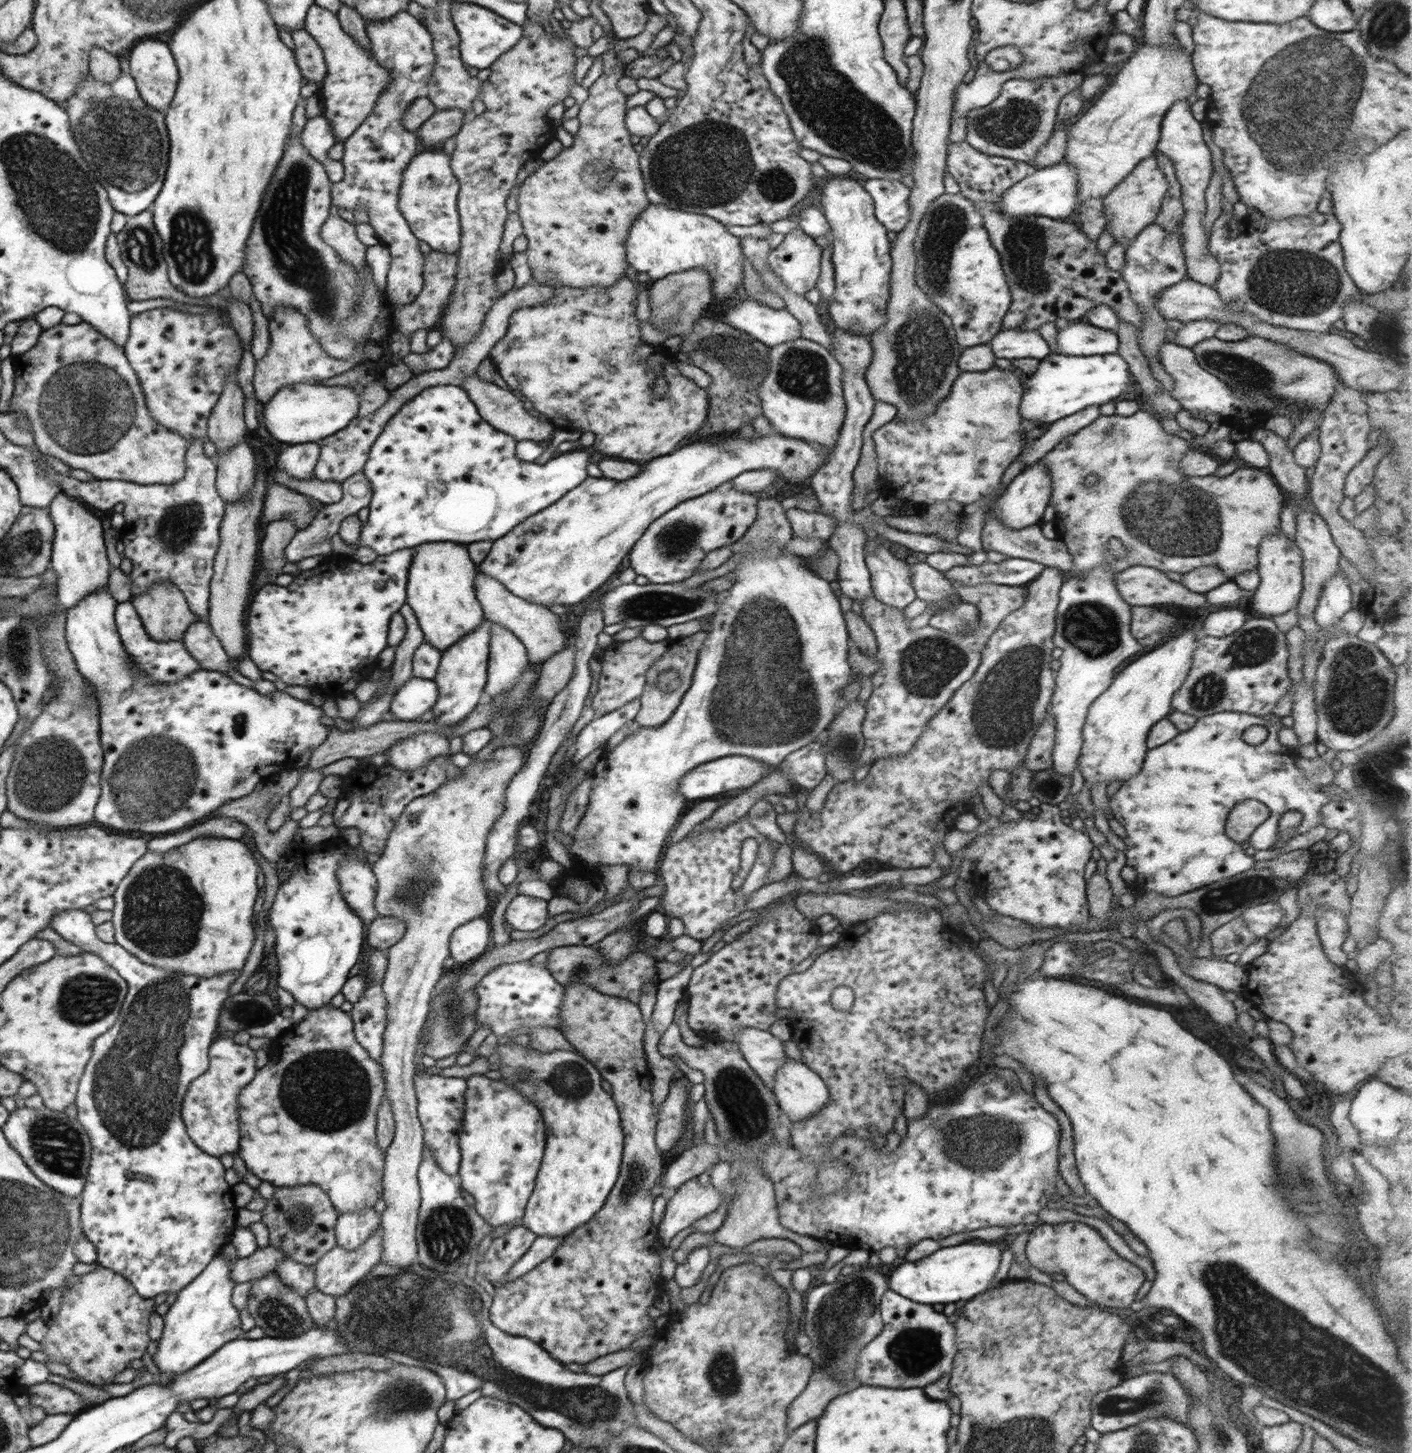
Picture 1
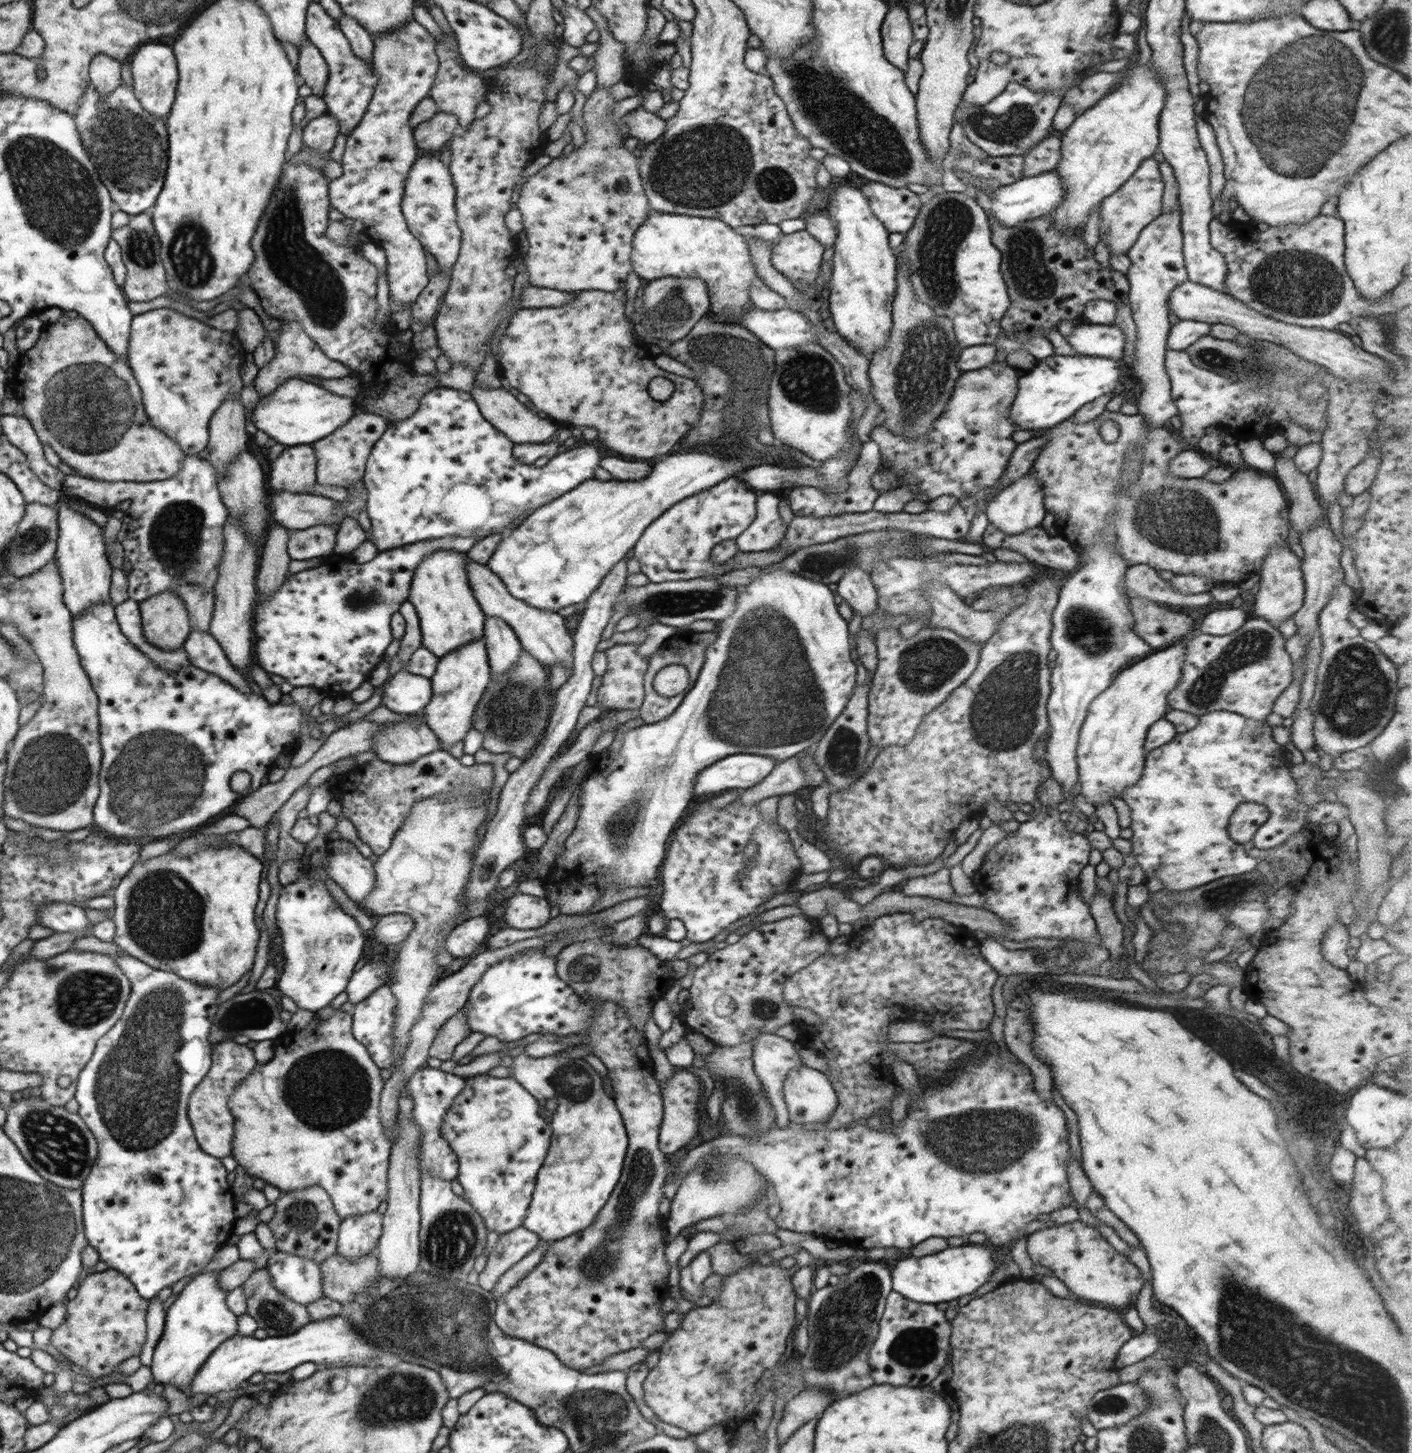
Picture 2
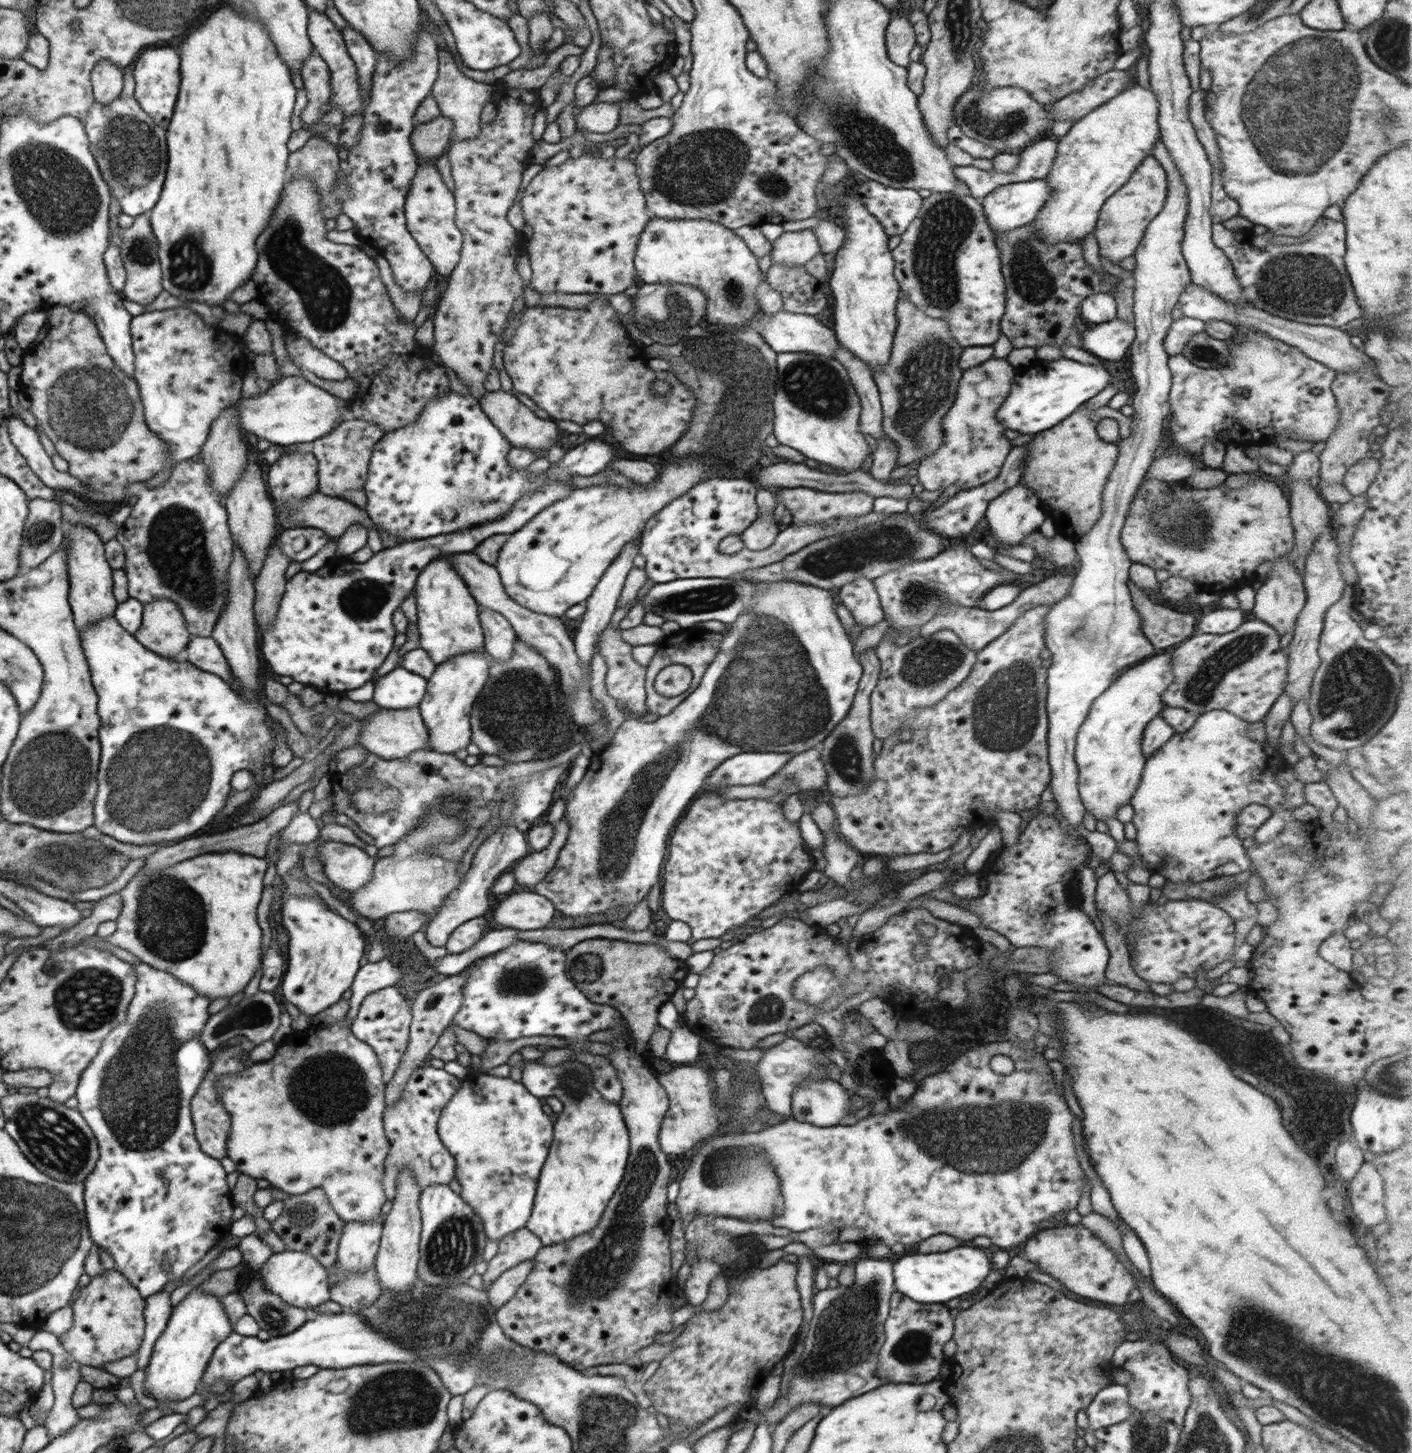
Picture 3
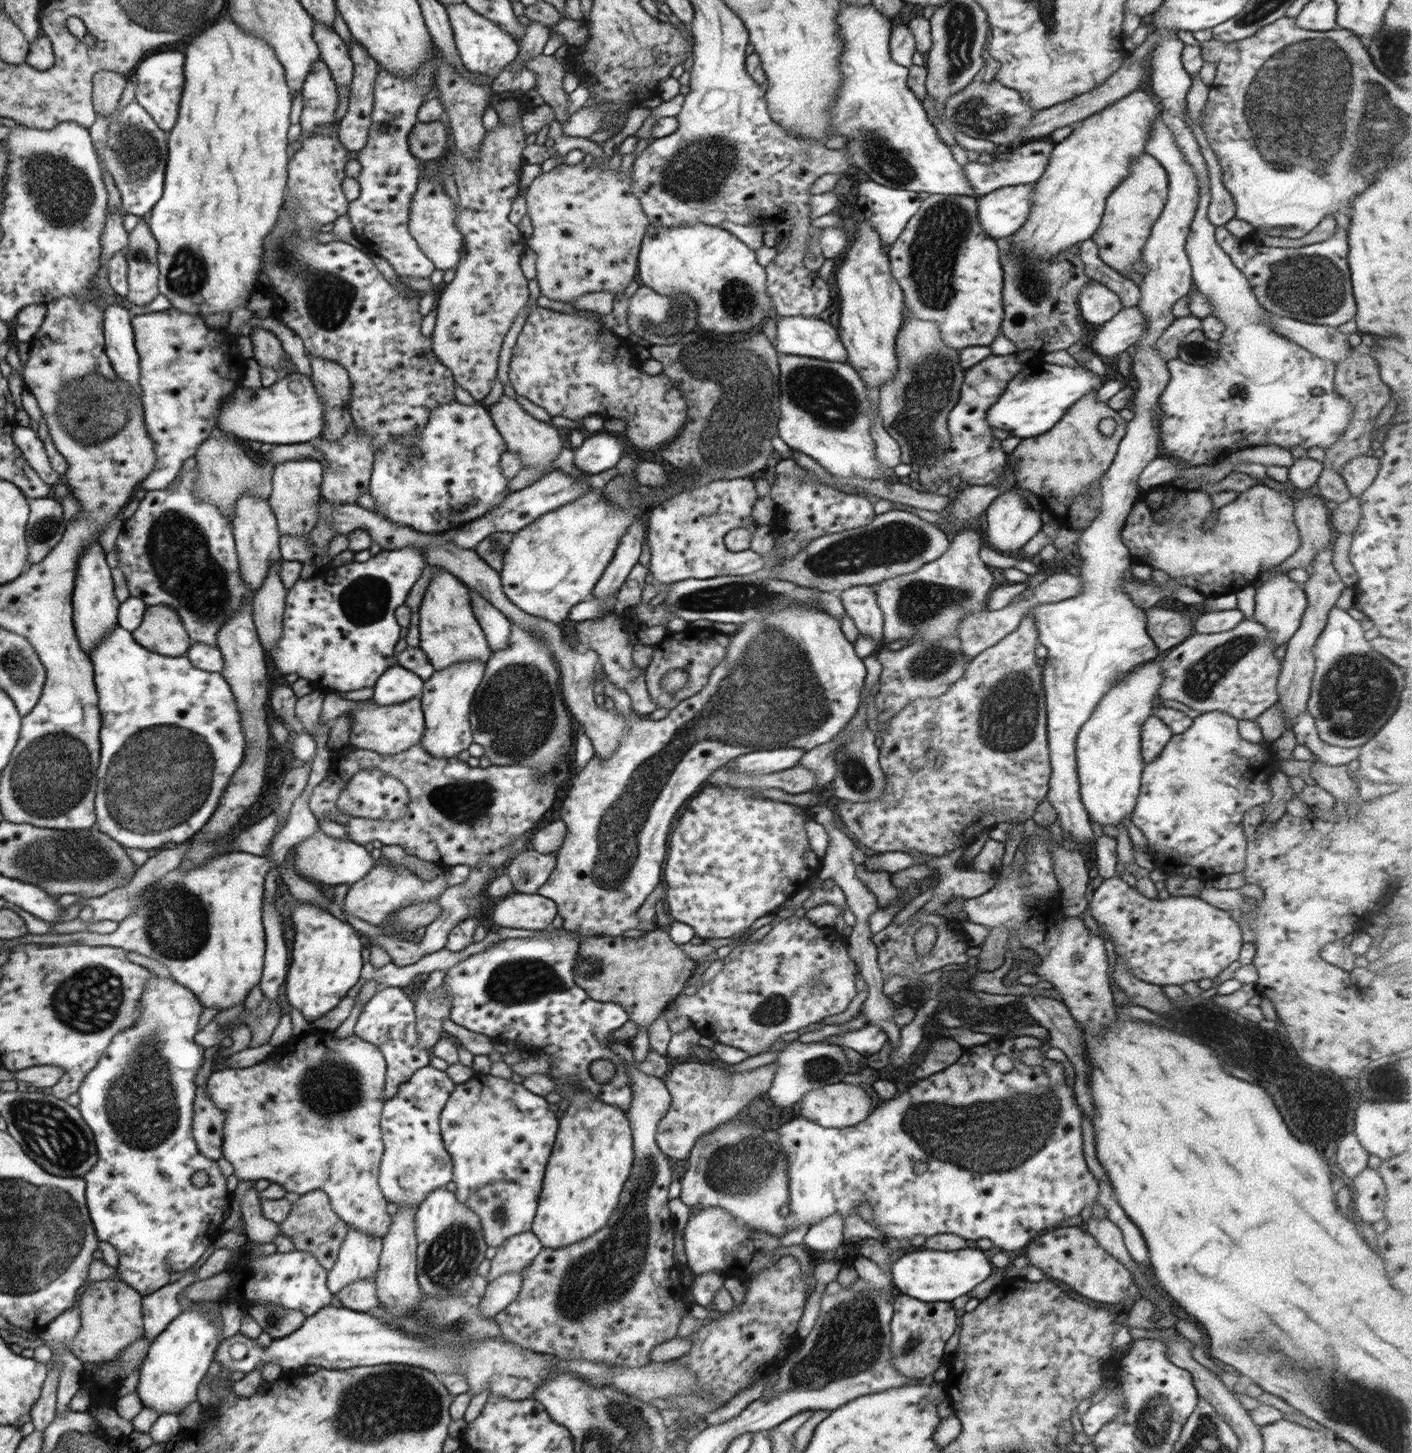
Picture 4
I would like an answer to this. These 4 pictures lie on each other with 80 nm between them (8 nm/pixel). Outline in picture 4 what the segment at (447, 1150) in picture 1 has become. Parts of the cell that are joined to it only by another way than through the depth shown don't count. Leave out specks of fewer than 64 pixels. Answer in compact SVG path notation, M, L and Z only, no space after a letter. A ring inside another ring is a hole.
M428 1065L416 1070L412 1076L404 1081L397 1093L385 1103L381 1114L382 1140L385 1147L384 1155L380 1161L378 1184L387 1202L394 1204L414 1205L419 1204L436 1188L445 1187L452 1181L453 1162L446 1152L439 1126L439 1119L449 1095L454 1092L454 1083L446 1071L438 1070Z

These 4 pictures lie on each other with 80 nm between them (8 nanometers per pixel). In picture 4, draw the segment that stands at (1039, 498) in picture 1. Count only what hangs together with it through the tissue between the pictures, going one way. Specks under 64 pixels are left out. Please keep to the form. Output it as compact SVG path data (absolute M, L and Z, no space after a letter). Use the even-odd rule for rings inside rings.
M1006 491L997 496L986 510L990 548L1005 555L1020 550L1041 531L1041 513L1018 491Z

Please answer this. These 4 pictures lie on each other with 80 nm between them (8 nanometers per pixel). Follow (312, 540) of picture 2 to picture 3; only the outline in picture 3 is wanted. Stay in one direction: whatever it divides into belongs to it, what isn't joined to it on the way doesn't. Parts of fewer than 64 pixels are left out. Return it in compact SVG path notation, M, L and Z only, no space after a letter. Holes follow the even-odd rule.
M296 527L280 530L279 543L282 552L292 561L304 562L320 552L332 538L316 527Z

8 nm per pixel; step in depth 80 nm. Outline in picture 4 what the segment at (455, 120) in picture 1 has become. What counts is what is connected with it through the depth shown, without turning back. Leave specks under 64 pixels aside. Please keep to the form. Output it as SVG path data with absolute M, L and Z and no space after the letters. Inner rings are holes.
M418 121L409 134L409 150L420 161L433 161L446 150L448 128L441 121Z

